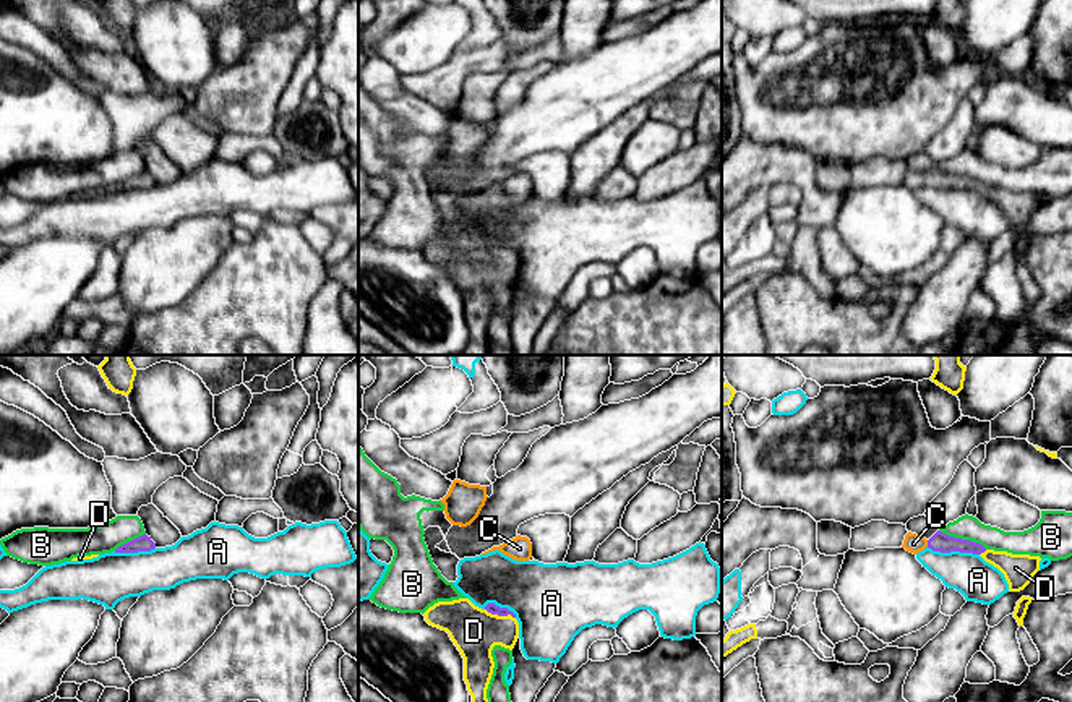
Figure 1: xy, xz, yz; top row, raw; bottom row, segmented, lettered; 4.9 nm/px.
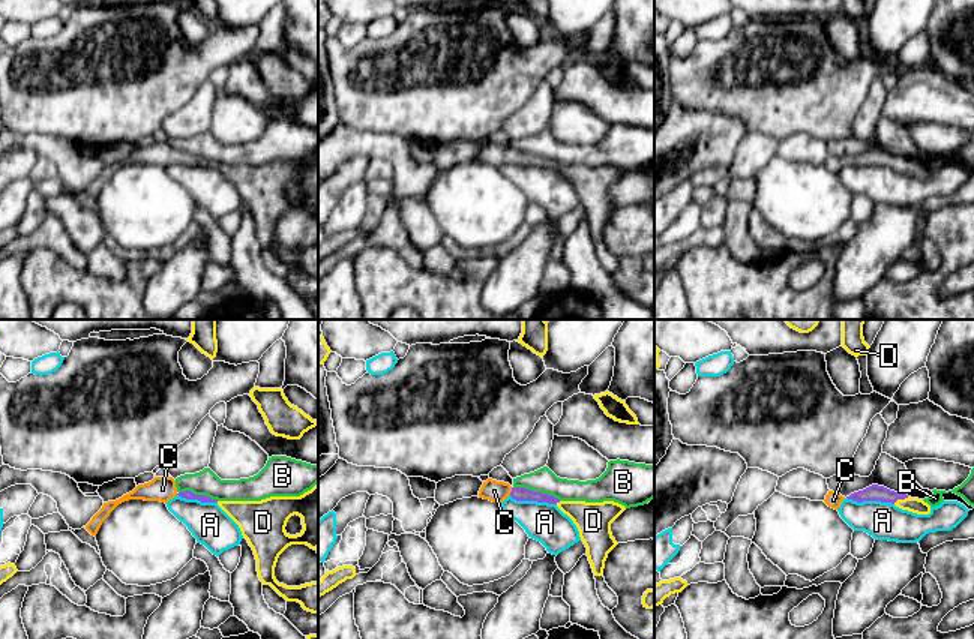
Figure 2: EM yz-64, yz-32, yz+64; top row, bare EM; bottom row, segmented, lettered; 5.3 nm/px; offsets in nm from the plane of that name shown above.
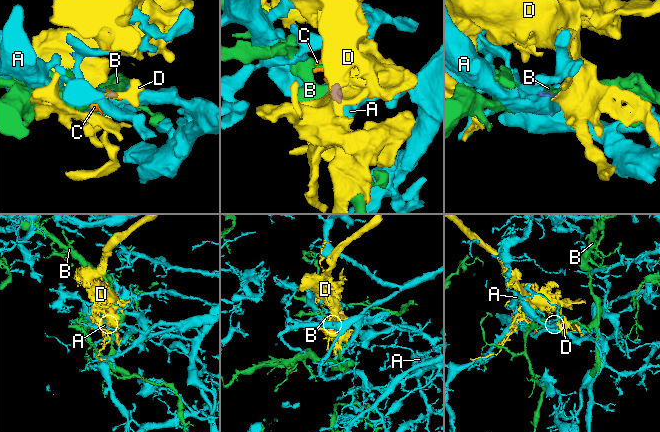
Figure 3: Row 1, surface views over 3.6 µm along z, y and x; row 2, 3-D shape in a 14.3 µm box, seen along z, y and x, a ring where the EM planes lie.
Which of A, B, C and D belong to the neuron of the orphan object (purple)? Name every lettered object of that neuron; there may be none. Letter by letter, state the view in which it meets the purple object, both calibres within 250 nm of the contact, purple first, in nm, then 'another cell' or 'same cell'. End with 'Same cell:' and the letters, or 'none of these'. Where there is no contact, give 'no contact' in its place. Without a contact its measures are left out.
A: yz | 100/200 nm | another cell
B: yz | 100/130 nm | another cell
C: yz | 100/90 nm | same cell
D: xz | 50/240 nm | same cell
Same cell: C, D

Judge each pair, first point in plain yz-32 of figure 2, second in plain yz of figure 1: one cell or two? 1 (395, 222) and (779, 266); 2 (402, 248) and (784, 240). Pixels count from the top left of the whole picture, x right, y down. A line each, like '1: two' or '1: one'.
1: two
2: two

